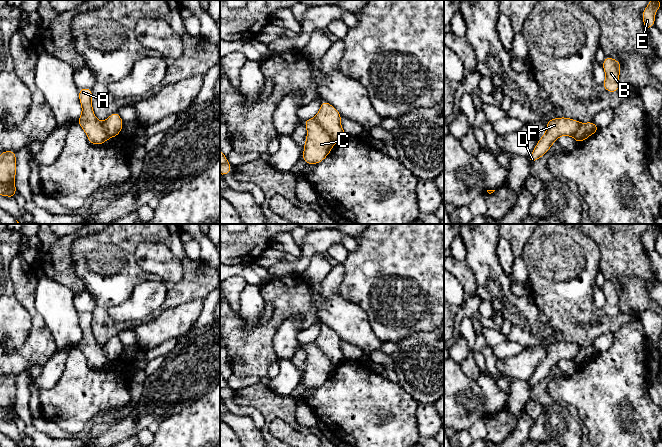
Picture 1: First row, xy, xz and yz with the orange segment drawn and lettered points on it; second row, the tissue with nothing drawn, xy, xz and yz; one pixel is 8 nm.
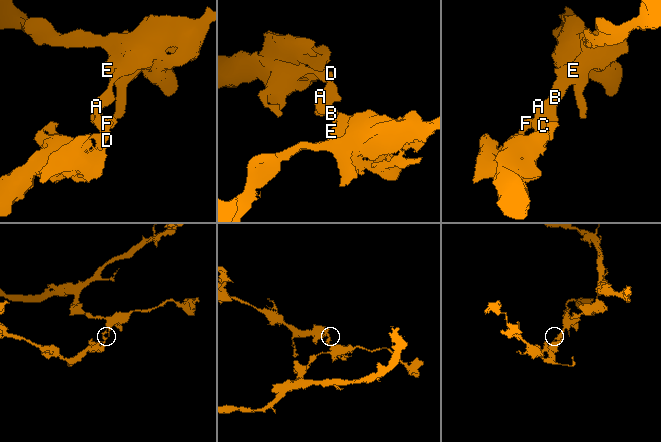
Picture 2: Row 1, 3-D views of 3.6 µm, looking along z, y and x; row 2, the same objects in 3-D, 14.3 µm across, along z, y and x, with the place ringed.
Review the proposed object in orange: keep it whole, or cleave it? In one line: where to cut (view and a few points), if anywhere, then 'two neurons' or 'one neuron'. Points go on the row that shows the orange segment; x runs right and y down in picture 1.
cut xz (313, 118), (334, 142); two neurons

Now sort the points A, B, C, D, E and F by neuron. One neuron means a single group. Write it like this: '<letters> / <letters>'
A B C E / D F

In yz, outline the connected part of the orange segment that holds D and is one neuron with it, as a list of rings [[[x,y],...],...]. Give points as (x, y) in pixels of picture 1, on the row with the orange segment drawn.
[[[565,116],[547,119],[546,132],[539,139],[534,150],[527,158],[528,163],[532,164],[540,157],[544,156],[560,136],[572,136],[577,131],[580,124],[581,123],[579,121]]]

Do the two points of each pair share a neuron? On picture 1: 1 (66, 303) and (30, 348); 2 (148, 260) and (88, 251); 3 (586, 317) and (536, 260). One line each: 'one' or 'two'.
1: two
2: two
3: one

